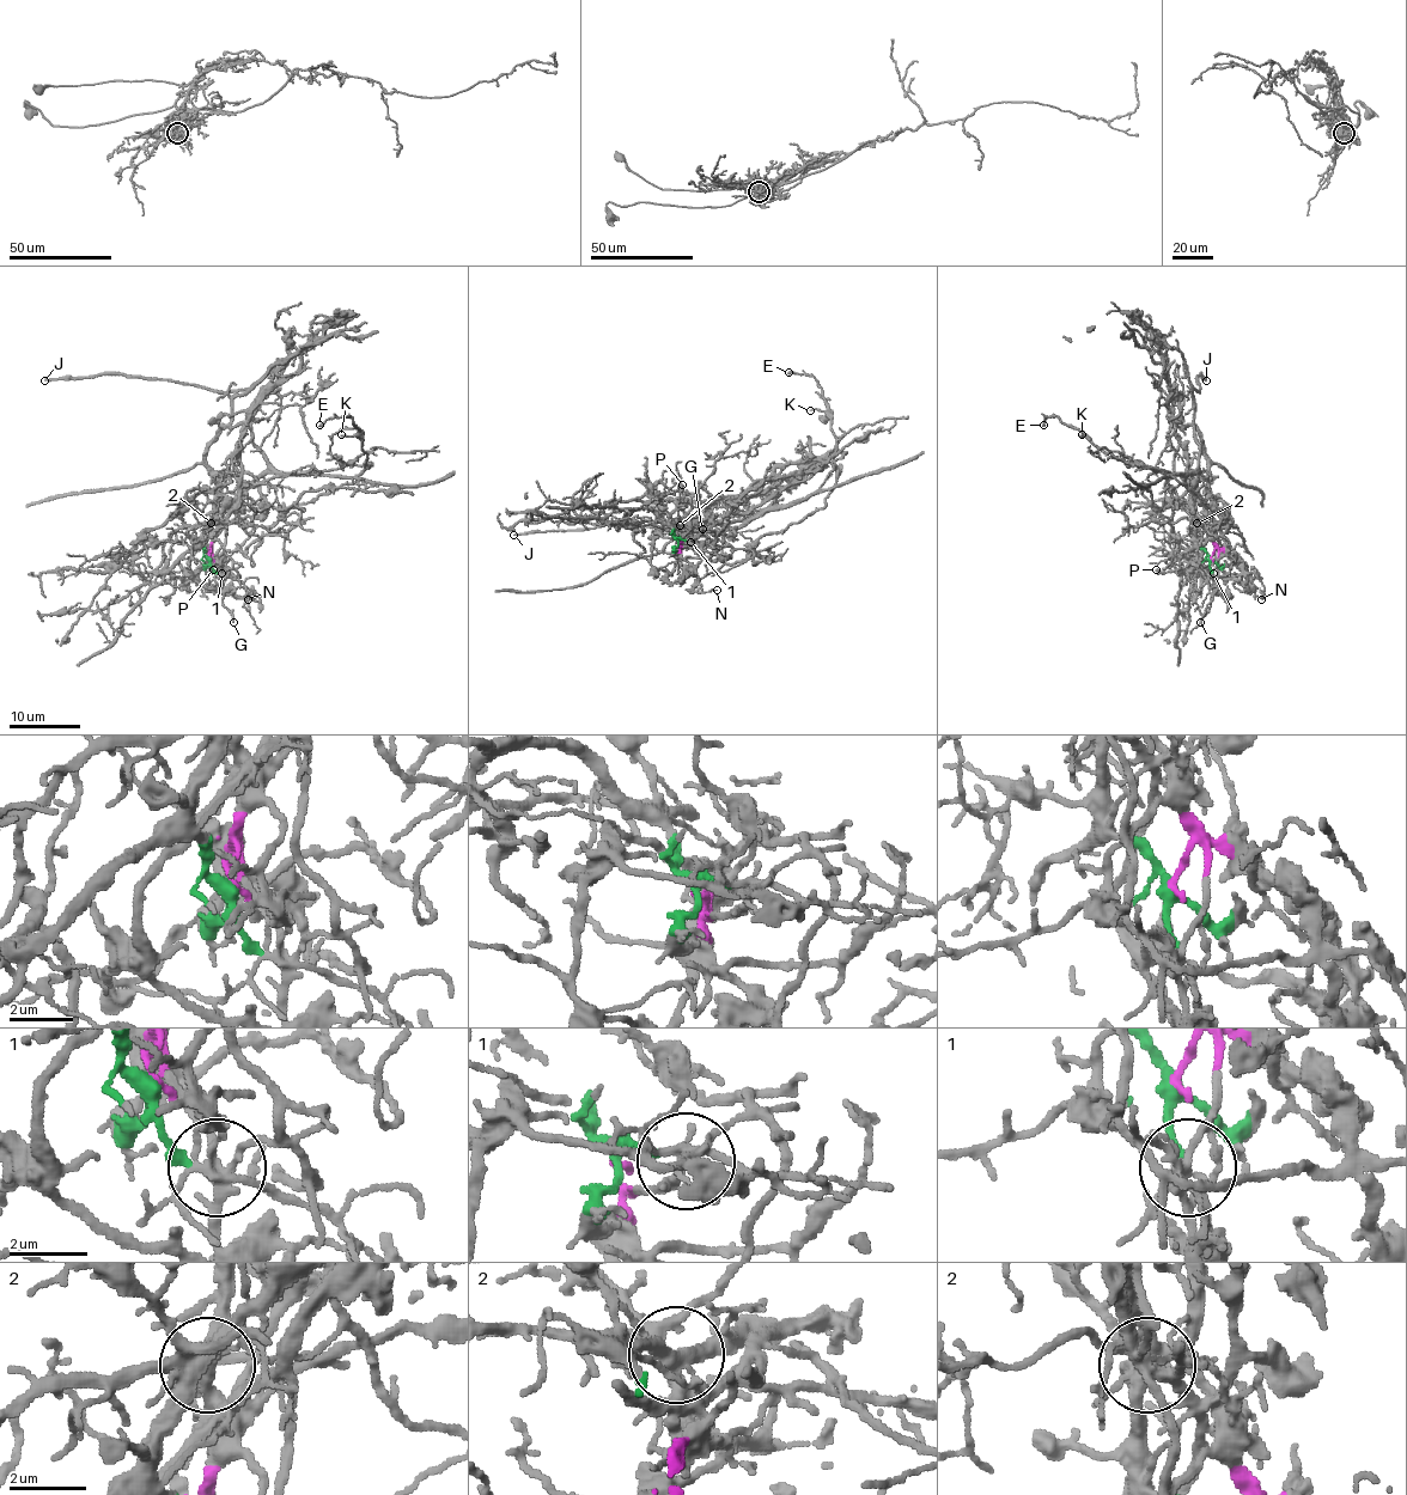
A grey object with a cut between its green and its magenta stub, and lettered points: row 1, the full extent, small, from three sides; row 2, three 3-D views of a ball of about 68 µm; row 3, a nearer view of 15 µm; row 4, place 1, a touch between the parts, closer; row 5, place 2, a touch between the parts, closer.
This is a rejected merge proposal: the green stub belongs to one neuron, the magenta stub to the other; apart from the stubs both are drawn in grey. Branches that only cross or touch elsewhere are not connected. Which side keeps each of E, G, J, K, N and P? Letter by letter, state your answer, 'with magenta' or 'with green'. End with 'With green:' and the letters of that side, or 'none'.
E: with magenta
G: with magenta
J: with green
K: with magenta
N: with magenta
P: with magenta
With green: J

